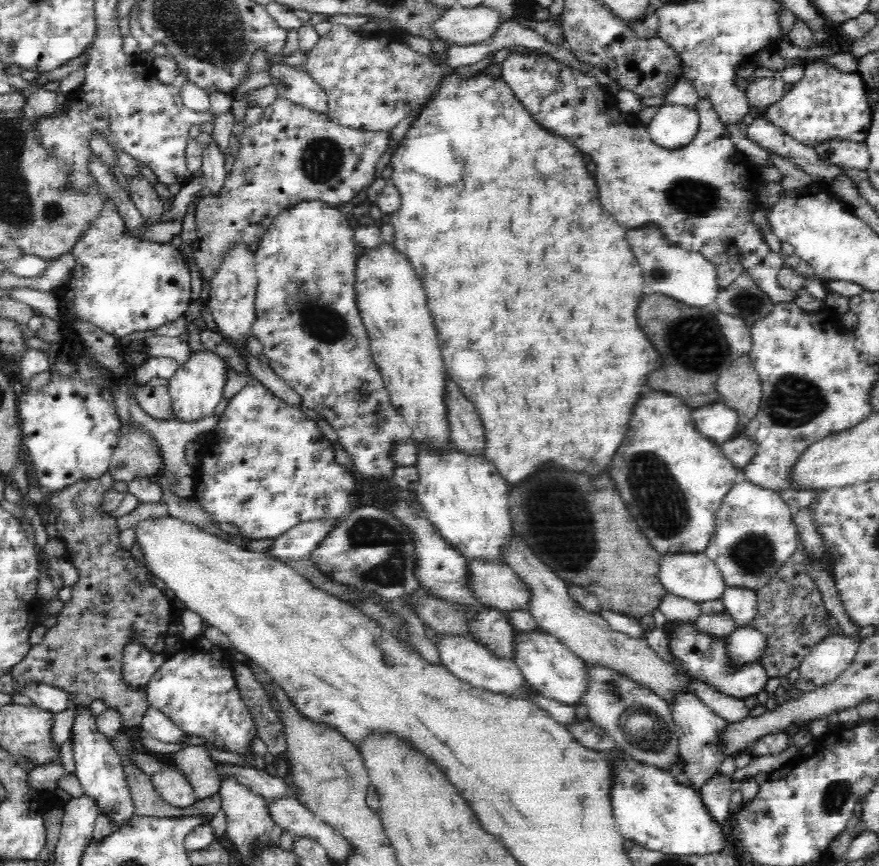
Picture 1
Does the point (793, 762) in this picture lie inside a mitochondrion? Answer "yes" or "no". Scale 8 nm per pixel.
no

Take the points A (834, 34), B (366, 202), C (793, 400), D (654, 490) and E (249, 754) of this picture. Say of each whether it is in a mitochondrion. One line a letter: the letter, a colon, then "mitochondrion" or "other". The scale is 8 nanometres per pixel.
A: other
B: other
C: mitochondrion
D: mitochondrion
E: other

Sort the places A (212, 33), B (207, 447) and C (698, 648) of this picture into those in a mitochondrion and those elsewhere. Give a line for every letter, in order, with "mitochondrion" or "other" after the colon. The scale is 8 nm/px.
A: mitochondrion
B: other
C: other

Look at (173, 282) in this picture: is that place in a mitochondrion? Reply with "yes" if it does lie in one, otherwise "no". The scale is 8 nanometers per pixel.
no

